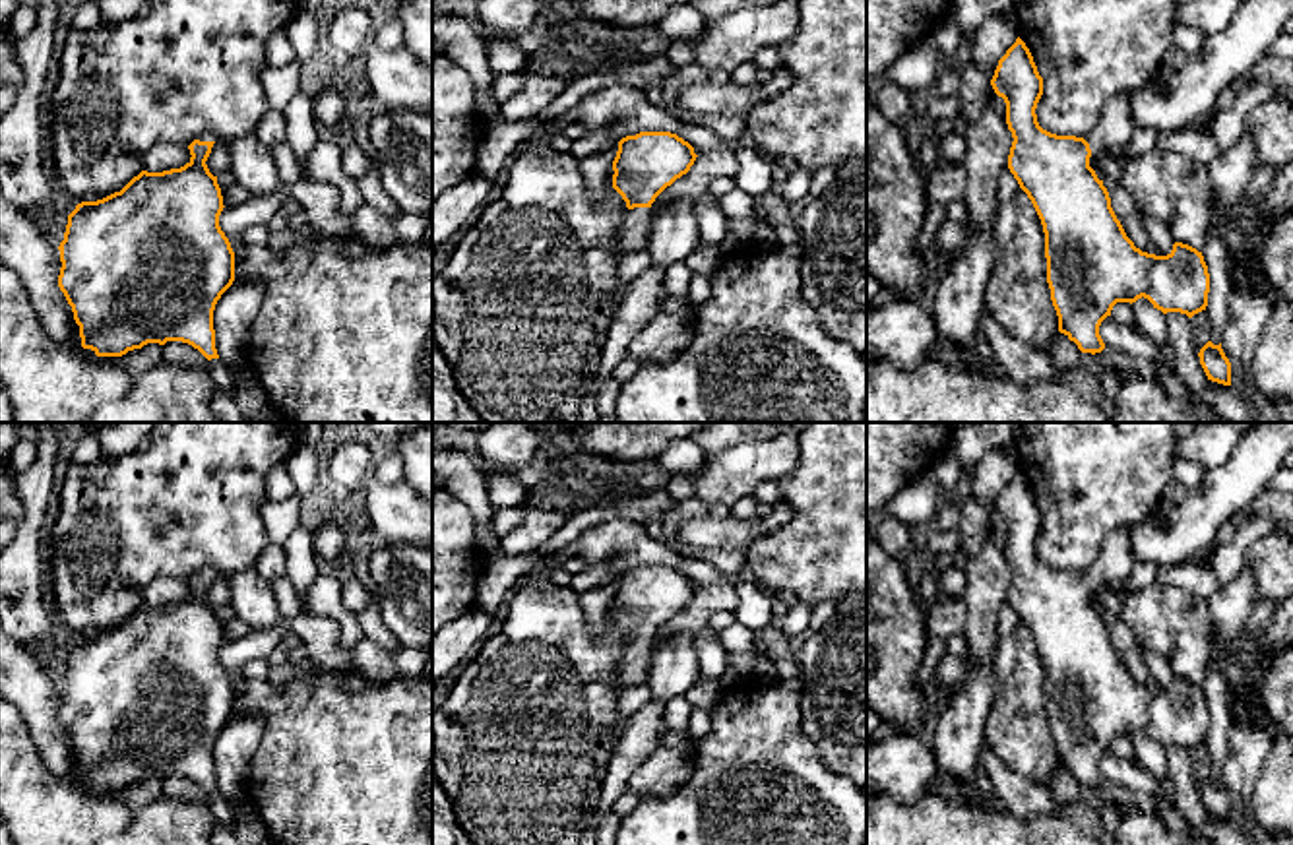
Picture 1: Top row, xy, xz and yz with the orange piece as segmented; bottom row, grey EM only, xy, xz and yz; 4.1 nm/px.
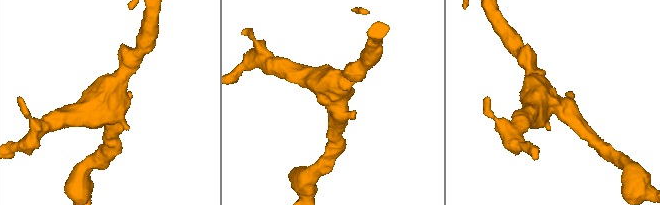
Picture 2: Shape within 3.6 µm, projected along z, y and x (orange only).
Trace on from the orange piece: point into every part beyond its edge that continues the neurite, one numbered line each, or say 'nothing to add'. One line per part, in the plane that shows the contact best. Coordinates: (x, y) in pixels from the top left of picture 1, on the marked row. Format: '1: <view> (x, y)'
1: xz (632, 235)

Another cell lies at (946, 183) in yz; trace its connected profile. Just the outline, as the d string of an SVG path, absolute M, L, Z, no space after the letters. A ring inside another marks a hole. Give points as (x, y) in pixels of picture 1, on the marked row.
M938 161L927 178L929 202L948 205L963 200L967 190L967 174L962 163Z

